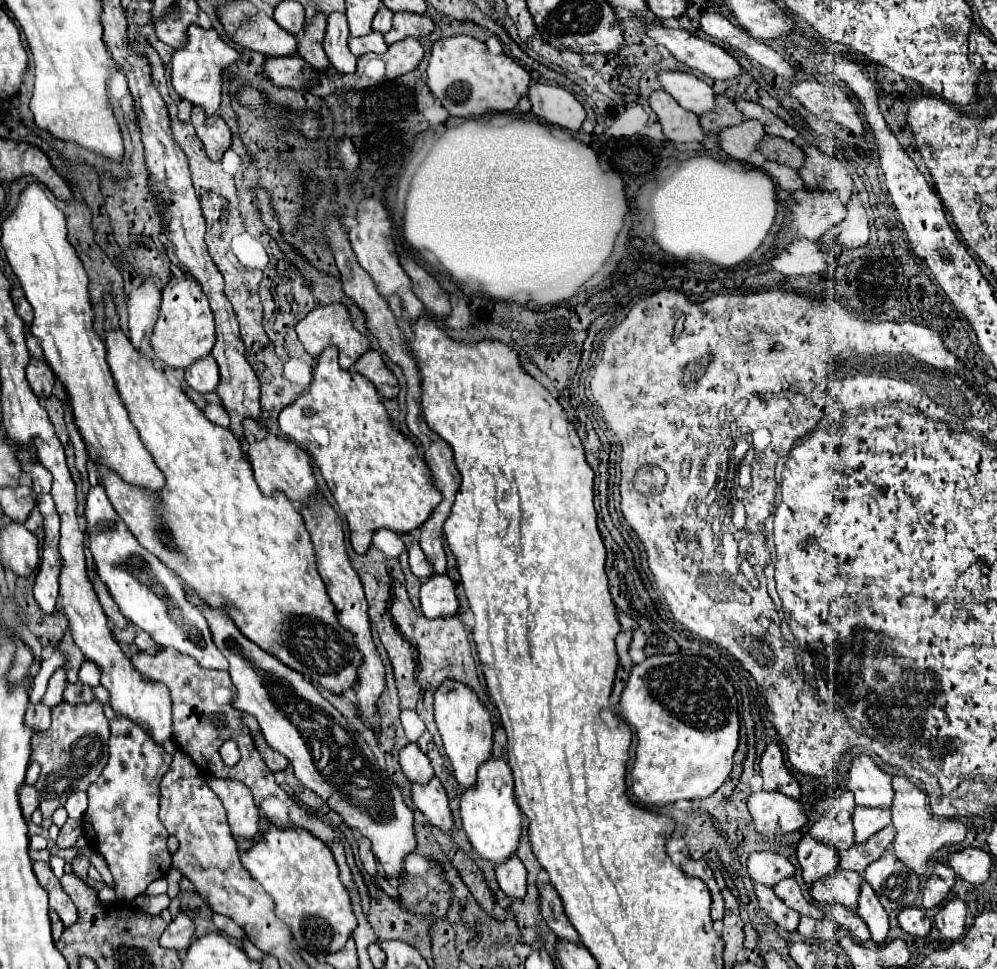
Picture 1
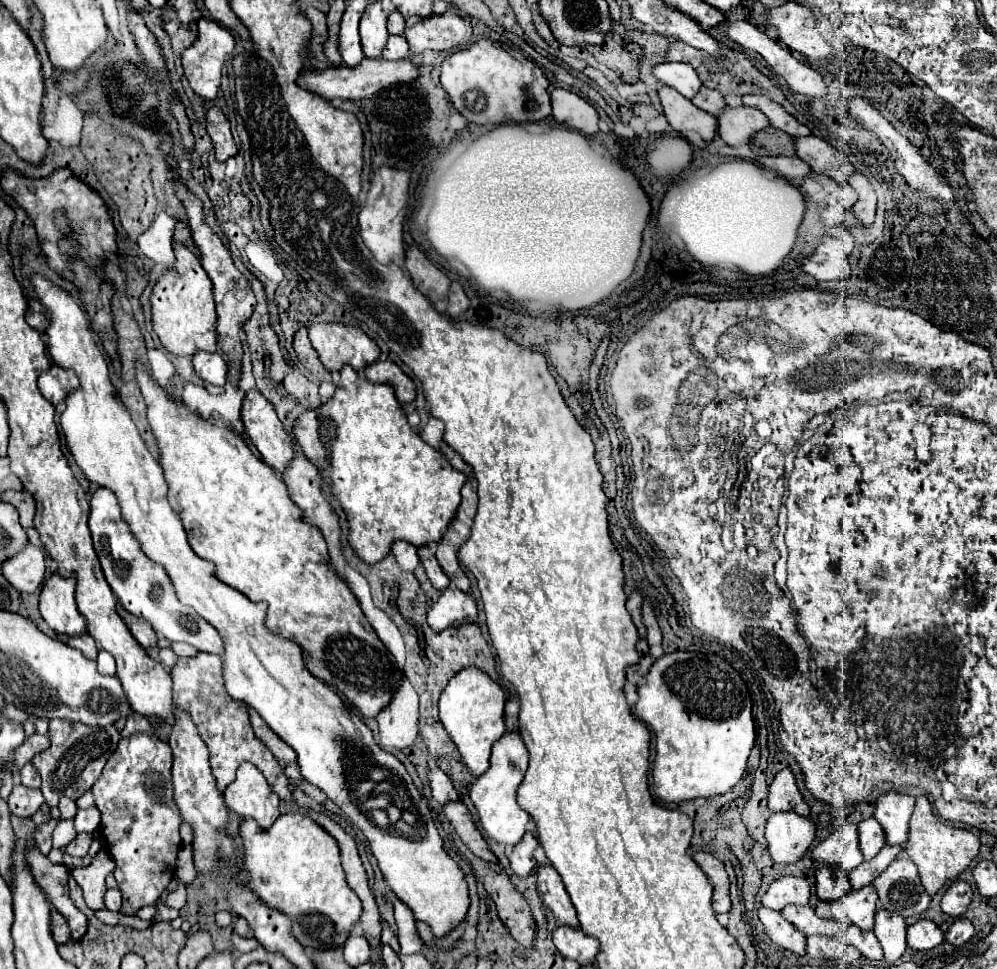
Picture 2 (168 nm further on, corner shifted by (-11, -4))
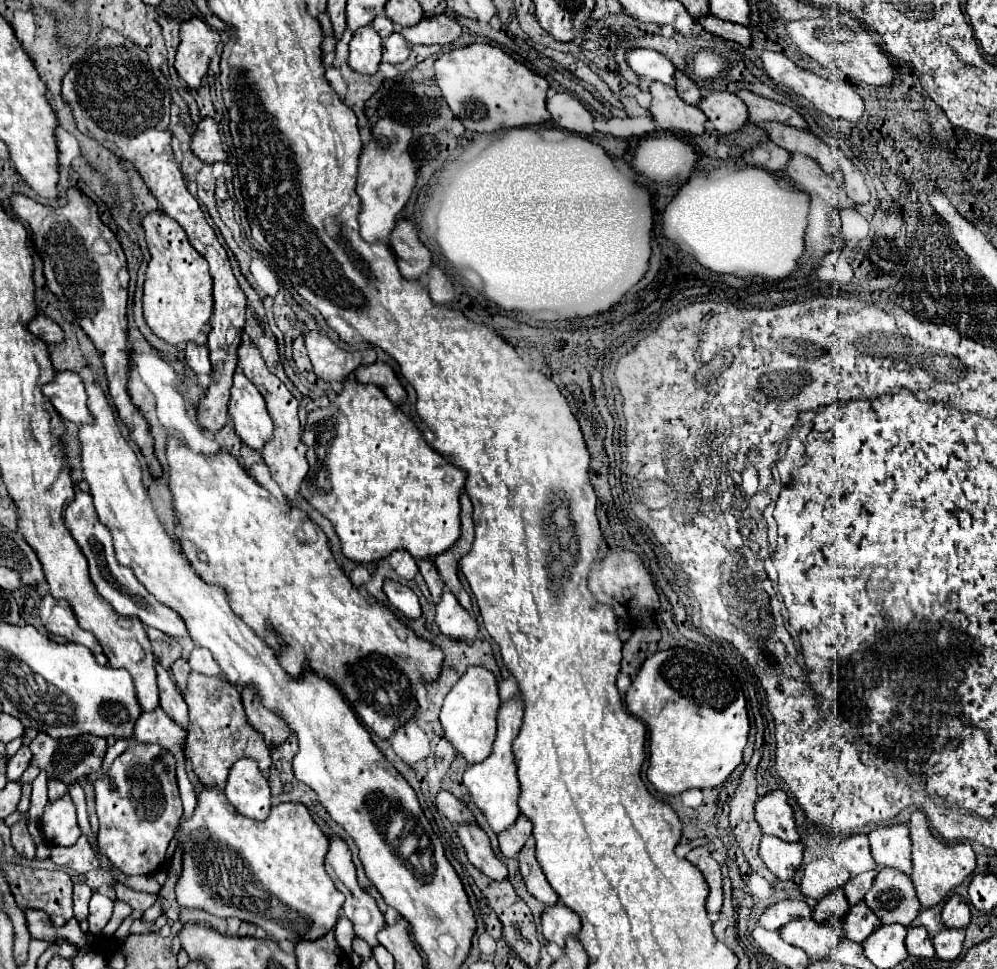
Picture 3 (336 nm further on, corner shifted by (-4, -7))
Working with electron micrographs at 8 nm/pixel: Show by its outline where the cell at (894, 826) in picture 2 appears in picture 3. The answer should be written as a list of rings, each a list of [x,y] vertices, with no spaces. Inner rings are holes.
[[[905,823],[893,827],[879,827],[869,833],[869,841],[871,853],[879,867],[893,867],[907,877],[911,875],[911,839]]]

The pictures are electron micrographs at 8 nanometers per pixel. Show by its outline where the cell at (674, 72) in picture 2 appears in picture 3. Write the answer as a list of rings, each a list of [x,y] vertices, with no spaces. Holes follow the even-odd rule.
[[[627,49],[625,51],[625,61],[639,77],[649,77],[653,81],[675,87],[675,77],[673,77],[675,75],[675,65],[665,55],[661,55],[659,51]]]

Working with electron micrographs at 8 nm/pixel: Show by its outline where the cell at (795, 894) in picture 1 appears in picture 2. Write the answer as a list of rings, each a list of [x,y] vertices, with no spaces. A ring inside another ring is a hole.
[[[788,904],[788,906],[782,908],[782,914],[784,914],[784,918],[788,922],[792,922],[806,936],[812,936],[812,934],[834,936],[834,934],[838,934],[842,930],[842,924],[840,922],[818,918],[810,906],[794,906],[794,904]]]

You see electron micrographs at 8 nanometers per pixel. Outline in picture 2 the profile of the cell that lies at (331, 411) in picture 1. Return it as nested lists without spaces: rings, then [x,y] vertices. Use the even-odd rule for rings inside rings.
[[[348,364],[342,366],[342,370],[340,370],[340,382],[338,382],[338,386],[336,386],[336,394],[334,394],[326,404],[322,404],[320,408],[308,410],[308,412],[300,414],[300,416],[294,420],[294,436],[296,436],[296,442],[300,444],[302,452],[306,454],[306,458],[318,468],[318,472],[320,472],[320,476],[322,476],[322,480],[324,480],[324,490],[328,490],[328,492],[342,504],[342,508],[346,510],[348,522],[350,522],[350,544],[352,544],[354,552],[356,552],[366,564],[376,564],[378,560],[382,560],[382,558],[390,552],[390,544],[392,544],[394,540],[406,540],[406,542],[410,542],[410,544],[414,544],[414,546],[424,546],[424,544],[428,544],[428,542],[438,542],[440,536],[442,536],[442,530],[448,526],[448,522],[452,520],[452,516],[454,516],[454,512],[456,512],[456,508],[458,508],[458,504],[460,504],[460,488],[462,488],[462,484],[466,482],[466,476],[460,474],[458,470],[454,470],[454,468],[446,462],[446,458],[444,458],[444,454],[442,454],[440,450],[434,450],[432,446],[428,446],[428,444],[410,428],[406,416],[402,416],[402,408],[400,408],[400,404],[398,404],[398,400],[396,400],[396,396],[394,396],[394,390],[392,390],[388,384],[374,384],[374,382],[370,382],[370,380],[358,376],[358,372],[354,372],[352,366],[348,366]]]

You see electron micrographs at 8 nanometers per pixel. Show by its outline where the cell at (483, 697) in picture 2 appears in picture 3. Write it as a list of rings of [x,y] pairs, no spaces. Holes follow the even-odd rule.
[[[469,667],[467,673],[455,683],[455,687],[447,693],[441,707],[441,725],[445,729],[445,737],[453,743],[453,747],[467,759],[467,763],[481,763],[493,747],[495,741],[495,717],[501,705],[495,677],[485,667]]]

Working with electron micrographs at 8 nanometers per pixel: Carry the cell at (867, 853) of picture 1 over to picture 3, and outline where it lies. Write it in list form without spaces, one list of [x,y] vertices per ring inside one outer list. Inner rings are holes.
[[[877,869],[867,871],[867,873],[861,873],[861,875],[855,875],[855,877],[843,887],[849,905],[855,905],[855,903],[859,903],[859,901],[865,897],[865,893],[869,891],[869,887],[873,885],[873,877],[875,877],[875,875],[877,875]]]

